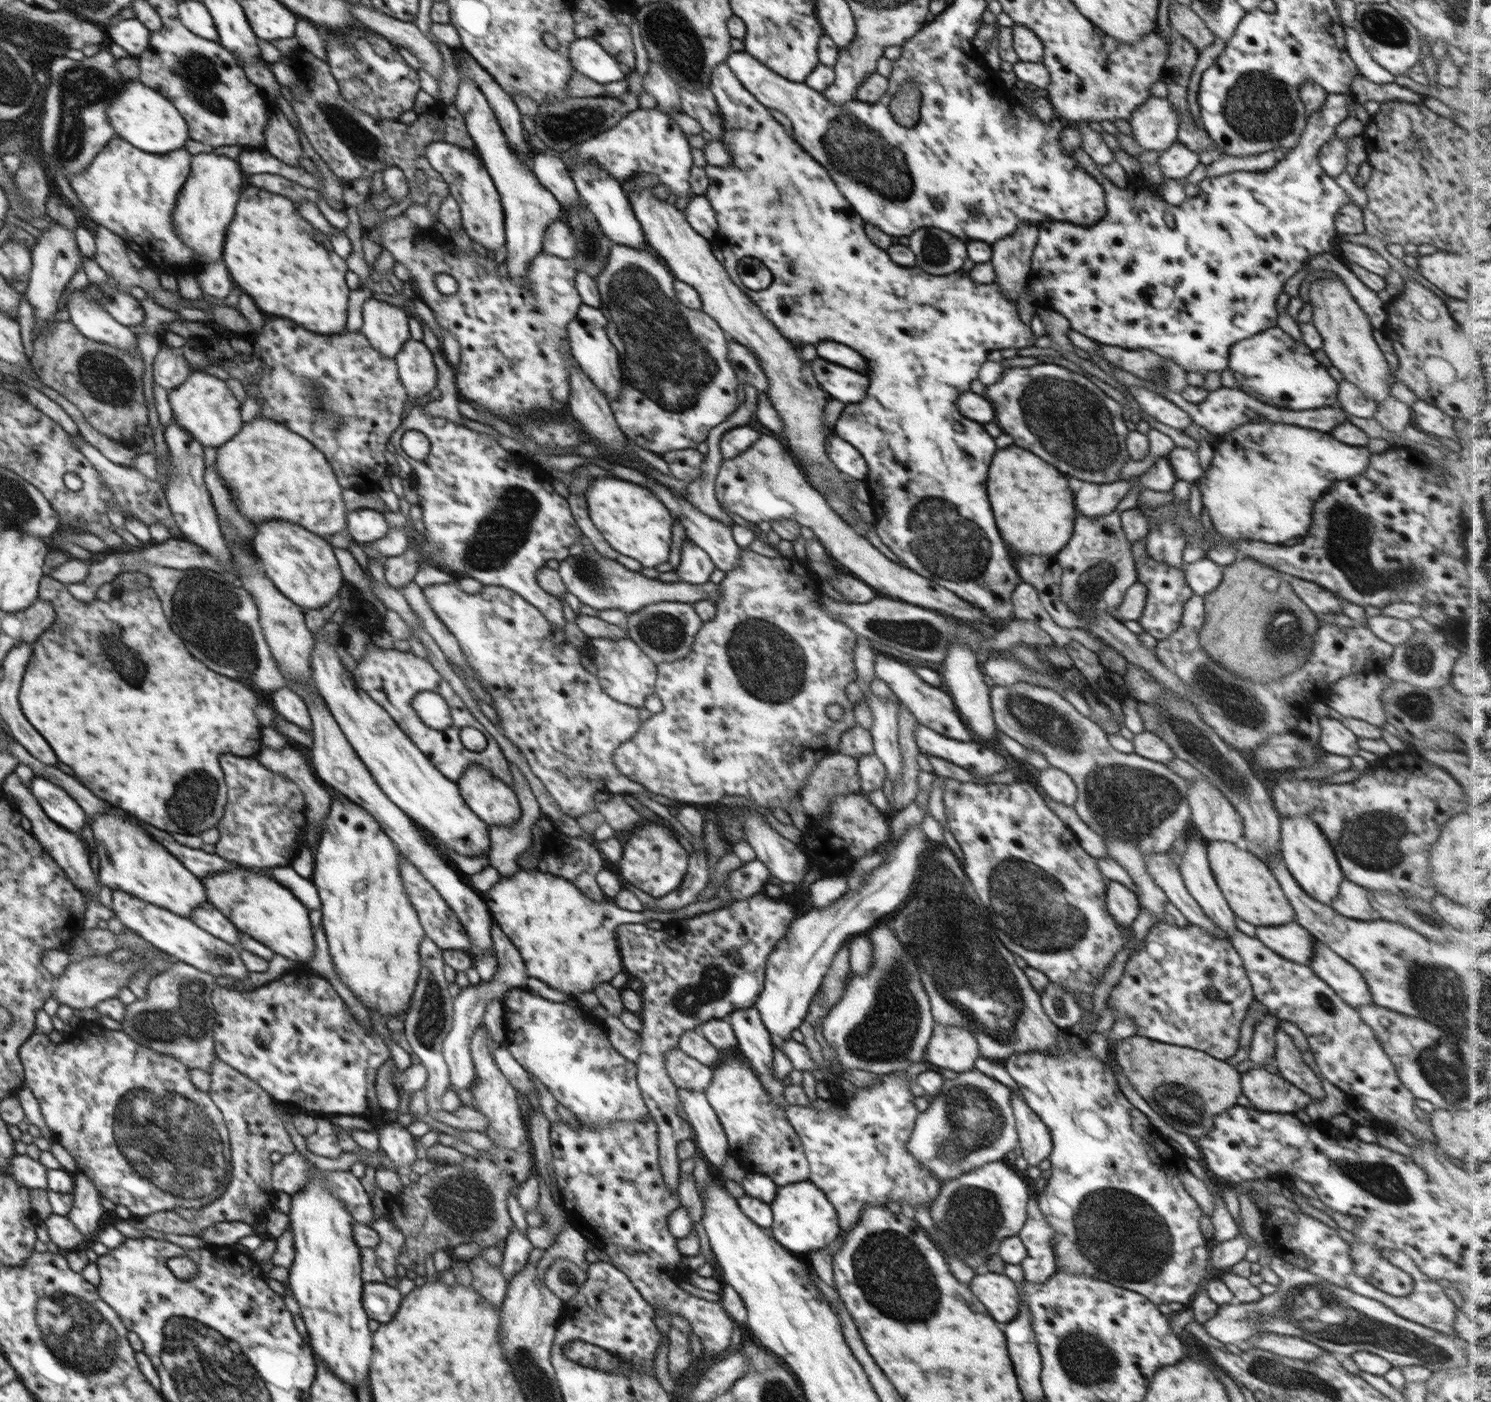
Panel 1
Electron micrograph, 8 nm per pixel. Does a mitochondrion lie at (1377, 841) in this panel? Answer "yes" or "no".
yes

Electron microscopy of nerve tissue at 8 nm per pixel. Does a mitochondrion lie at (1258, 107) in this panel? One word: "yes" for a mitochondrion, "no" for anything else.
yes

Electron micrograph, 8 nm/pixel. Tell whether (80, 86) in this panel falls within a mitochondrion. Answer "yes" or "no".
yes

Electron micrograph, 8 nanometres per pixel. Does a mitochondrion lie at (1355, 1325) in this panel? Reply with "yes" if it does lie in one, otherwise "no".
yes

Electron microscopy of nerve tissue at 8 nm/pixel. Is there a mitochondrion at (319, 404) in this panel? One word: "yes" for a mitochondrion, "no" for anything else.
yes

